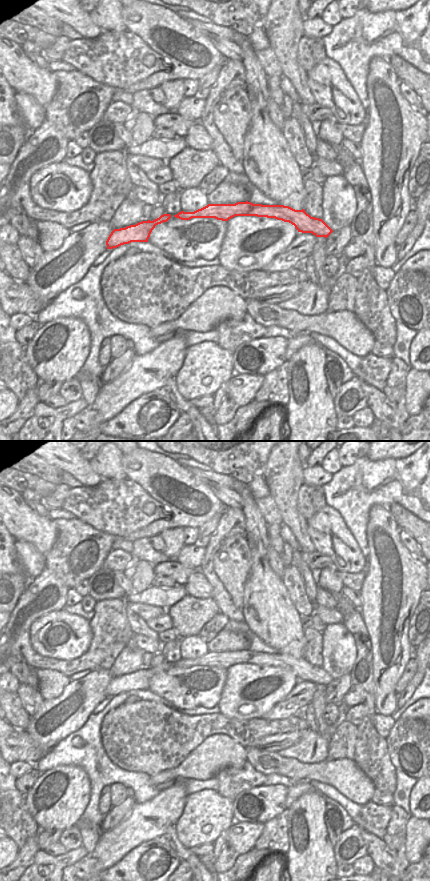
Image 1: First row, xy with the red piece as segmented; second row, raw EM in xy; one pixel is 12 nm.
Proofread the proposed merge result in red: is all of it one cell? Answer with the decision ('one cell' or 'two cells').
two cells

